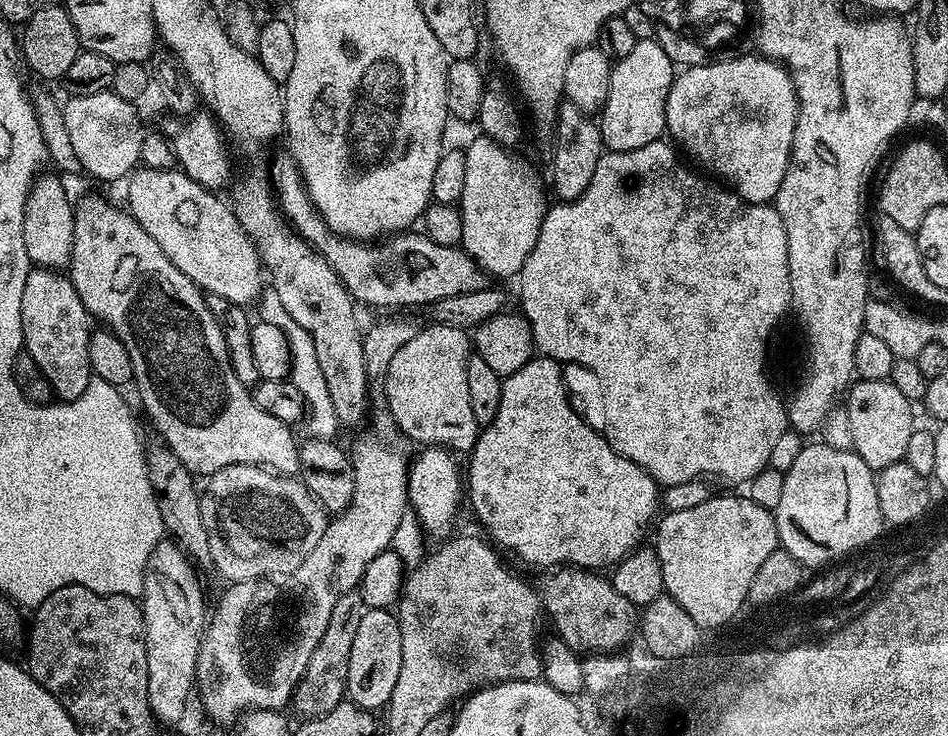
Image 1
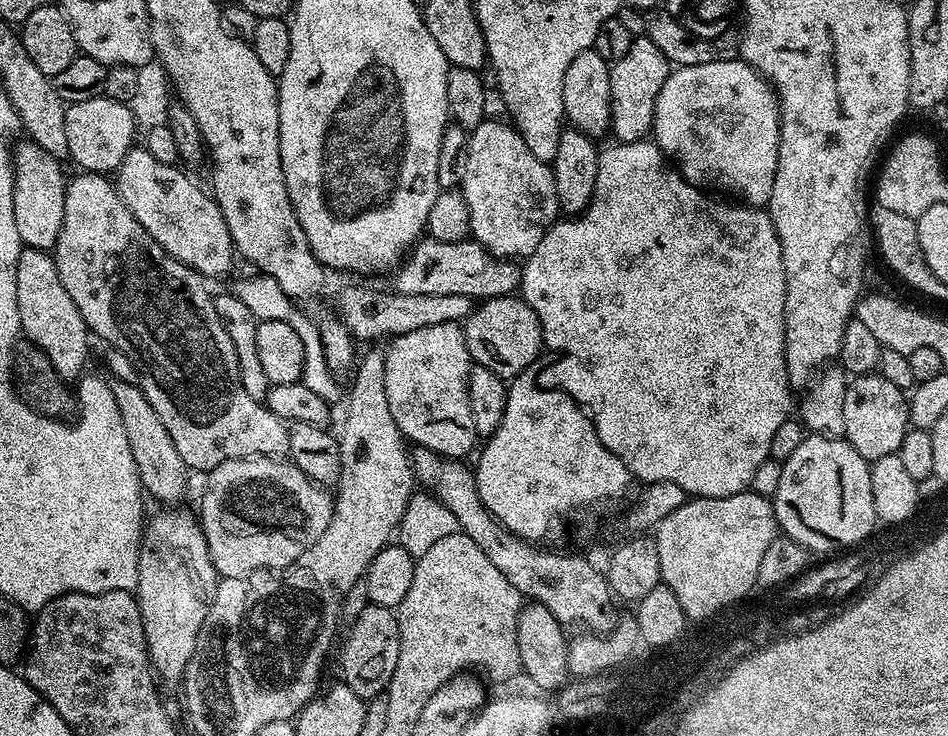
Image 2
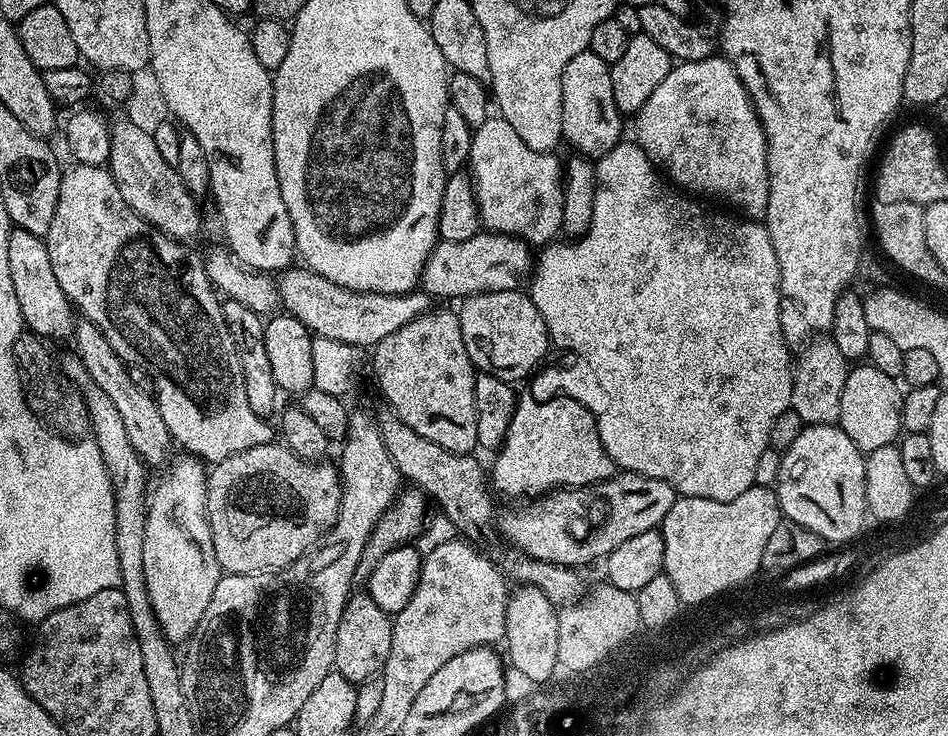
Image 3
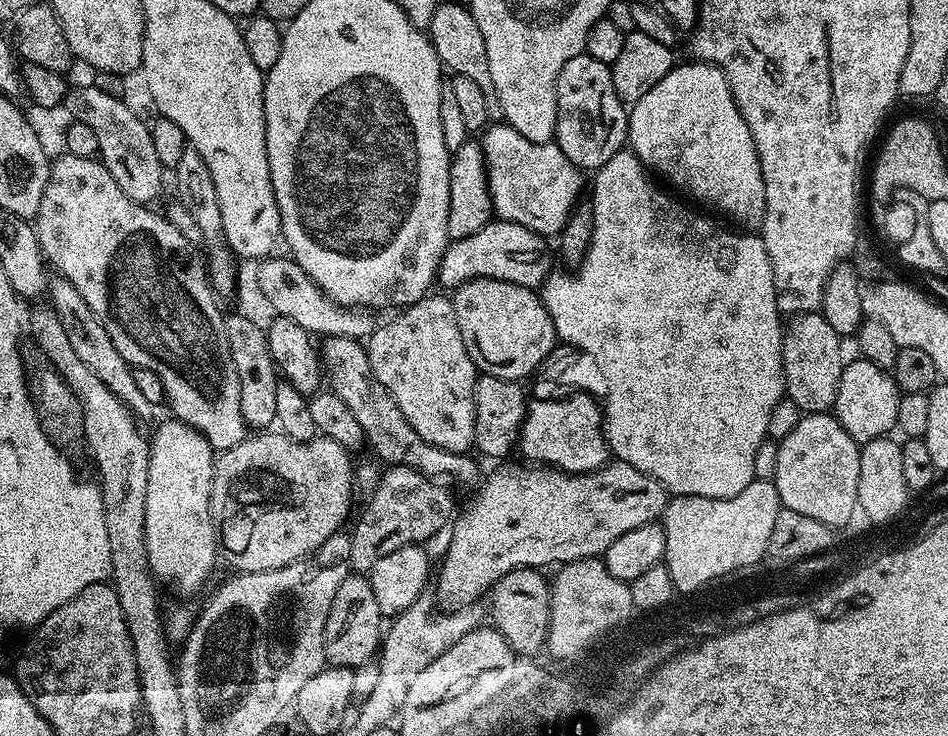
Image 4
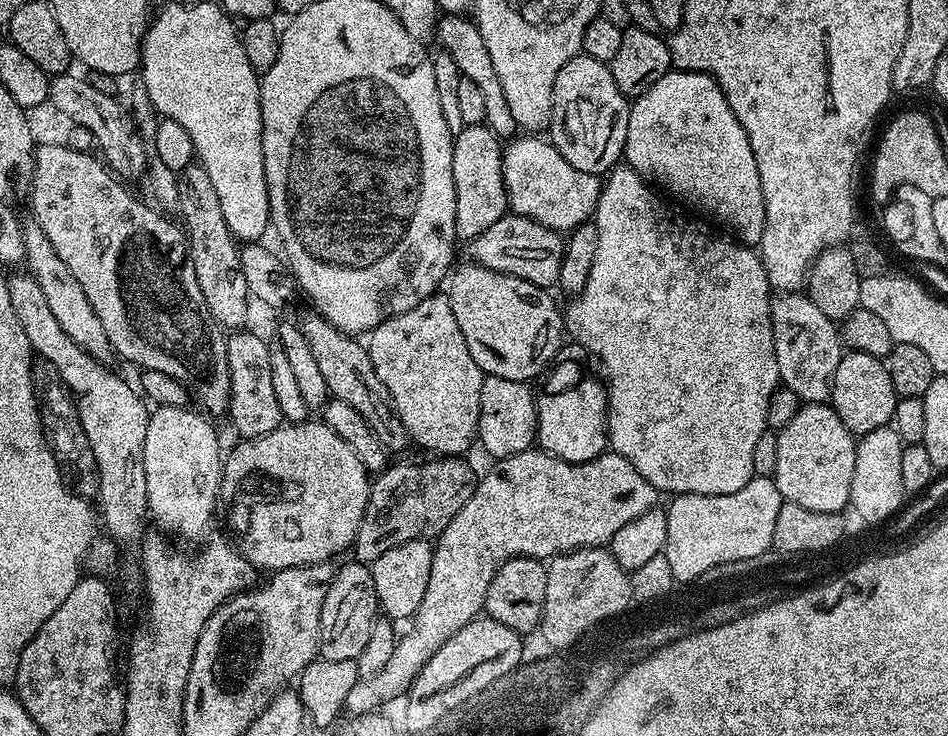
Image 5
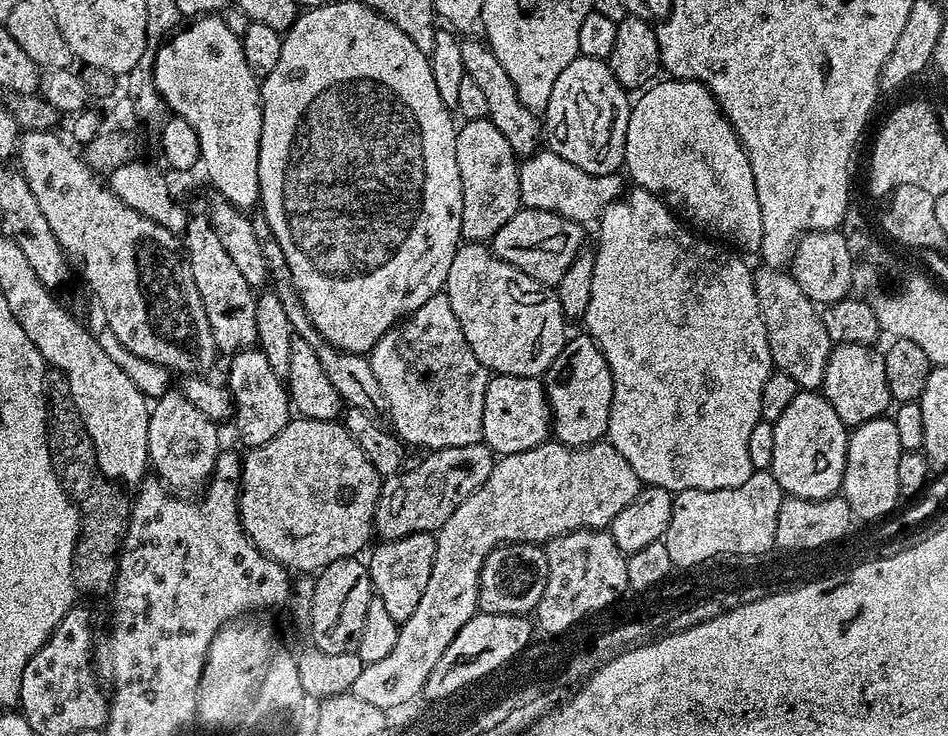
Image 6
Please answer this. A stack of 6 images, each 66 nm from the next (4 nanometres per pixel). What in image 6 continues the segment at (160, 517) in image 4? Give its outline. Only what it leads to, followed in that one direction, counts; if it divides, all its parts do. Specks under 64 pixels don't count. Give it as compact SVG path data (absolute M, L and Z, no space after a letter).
M168 390L155 397L148 414L148 463L151 471L169 489L199 489L211 477L216 458L222 451L220 432L216 428L219 428L217 421L202 414L179 390Z

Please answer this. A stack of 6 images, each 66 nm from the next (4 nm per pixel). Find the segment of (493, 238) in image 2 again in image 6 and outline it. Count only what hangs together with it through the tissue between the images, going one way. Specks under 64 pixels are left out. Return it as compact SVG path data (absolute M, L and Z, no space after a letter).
M537 150L520 164L520 203L523 207L557 212L562 218L570 218L585 226L591 225L591 220L592 223L599 221L600 215L615 200L621 199L625 191L626 180L620 172L601 176L586 174L586 170L570 166L566 158L558 158L558 154L551 150Z

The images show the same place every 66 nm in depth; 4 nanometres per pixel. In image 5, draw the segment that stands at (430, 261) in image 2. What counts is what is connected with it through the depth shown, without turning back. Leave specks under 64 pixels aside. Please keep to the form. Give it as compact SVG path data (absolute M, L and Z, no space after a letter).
M509 214L498 218L486 234L478 234L468 245L473 261L502 274L514 274L539 288L551 289L560 278L560 259L564 256L565 237L553 228L542 226L530 218Z

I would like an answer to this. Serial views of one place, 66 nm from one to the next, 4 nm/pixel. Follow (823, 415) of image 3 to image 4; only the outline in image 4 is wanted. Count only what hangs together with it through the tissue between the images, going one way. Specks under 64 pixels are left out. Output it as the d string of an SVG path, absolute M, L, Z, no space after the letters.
M819 311L803 312L787 321L782 342L784 391L787 399L800 407L801 413L831 413L835 409L838 378L842 378L846 363L844 348L840 344L843 344L841 336Z

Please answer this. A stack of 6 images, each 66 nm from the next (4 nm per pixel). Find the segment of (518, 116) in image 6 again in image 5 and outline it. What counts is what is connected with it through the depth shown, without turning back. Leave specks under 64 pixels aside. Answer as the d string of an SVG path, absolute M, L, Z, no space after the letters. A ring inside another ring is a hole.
M444 14L439 17L436 25L436 36L440 40L440 48L448 53L457 63L462 76L475 82L484 95L486 118L484 123L495 136L512 138L517 135L518 127L514 114L510 112L510 105L506 102L506 93L502 90L502 82L498 82L498 73L494 70L494 62L490 62L490 50L486 50L486 42L478 30L475 19L464 14ZM508 136L508 137L507 137Z

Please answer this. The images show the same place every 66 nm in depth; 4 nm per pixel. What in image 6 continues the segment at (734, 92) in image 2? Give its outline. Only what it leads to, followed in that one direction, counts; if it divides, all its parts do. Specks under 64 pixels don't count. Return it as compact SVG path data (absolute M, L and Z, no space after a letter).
M660 78L637 96L640 97L631 101L626 122L623 167L627 179L635 187L645 188L664 201L689 225L705 228L700 230L731 246L737 253L759 253L762 246L762 206L758 206L758 190L754 190L754 170L750 170L750 158L746 158L746 150L738 134L722 114L710 90L693 80Z

